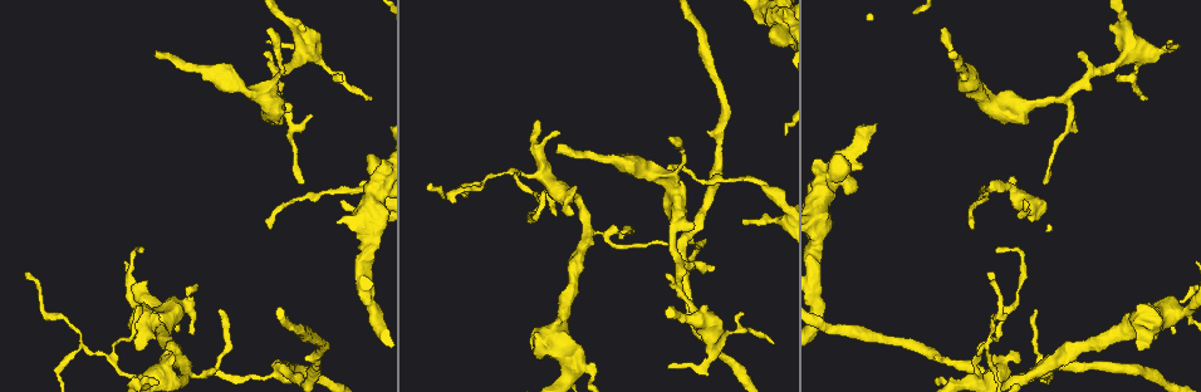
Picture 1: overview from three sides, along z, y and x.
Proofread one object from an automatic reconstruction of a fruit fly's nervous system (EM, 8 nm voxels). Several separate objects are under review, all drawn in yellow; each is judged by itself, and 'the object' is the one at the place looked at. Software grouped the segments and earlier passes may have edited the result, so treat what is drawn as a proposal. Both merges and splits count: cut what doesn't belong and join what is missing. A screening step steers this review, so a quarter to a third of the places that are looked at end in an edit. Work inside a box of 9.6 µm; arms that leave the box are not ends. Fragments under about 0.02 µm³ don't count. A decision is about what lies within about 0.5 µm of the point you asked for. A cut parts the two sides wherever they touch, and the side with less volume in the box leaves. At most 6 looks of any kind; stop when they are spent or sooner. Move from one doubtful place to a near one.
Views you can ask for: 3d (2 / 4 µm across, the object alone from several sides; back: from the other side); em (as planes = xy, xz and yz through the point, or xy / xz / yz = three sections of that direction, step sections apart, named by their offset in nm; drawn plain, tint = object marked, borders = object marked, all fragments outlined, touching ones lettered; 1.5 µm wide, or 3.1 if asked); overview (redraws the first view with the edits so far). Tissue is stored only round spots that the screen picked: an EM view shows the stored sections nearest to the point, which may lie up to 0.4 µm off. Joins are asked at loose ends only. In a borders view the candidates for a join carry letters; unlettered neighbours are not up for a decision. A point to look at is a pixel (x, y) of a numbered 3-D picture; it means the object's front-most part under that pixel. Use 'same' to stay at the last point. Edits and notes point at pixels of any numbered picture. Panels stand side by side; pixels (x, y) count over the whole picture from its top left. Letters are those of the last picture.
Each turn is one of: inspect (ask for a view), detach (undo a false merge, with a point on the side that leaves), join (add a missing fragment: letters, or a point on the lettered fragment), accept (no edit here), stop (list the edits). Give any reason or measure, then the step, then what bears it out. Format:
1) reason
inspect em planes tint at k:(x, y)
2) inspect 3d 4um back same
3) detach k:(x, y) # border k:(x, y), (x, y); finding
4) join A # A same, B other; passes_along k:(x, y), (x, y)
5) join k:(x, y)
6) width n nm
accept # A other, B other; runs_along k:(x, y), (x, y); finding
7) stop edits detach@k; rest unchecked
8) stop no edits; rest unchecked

inspect em planes tint at 1:(623, 231)

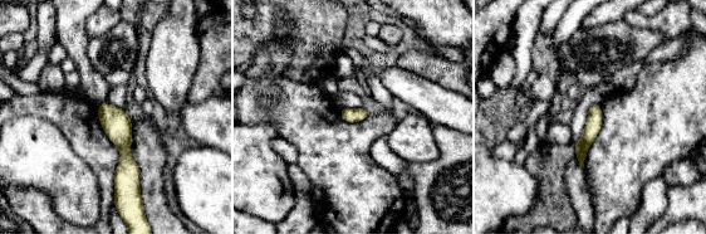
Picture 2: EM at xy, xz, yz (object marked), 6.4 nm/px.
what lies round it
inspect em planes borders same

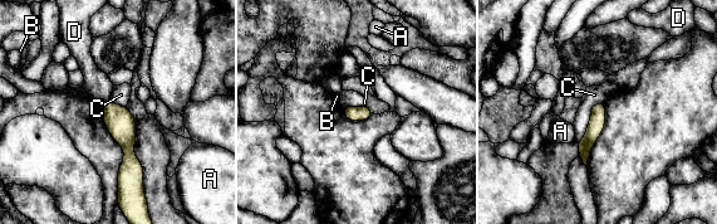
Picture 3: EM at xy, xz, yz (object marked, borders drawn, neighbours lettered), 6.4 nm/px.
width 100 nm
accept # A other, B other, C other, D other; border 3:(604, 103), (592, 108), (578, 144); no lettered fragment goes on from it

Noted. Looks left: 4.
tapers out
inspect 3d 4um at 1:(268, 228)

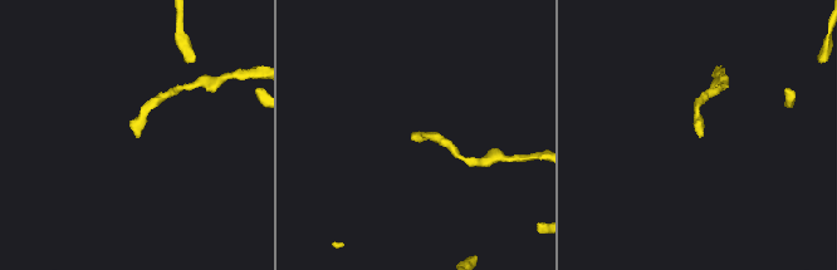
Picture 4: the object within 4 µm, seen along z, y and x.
inspect em planes borders at 4:(135, 134)

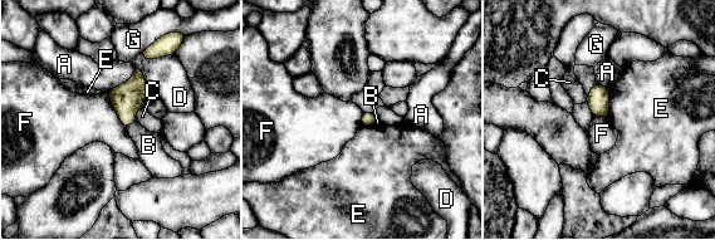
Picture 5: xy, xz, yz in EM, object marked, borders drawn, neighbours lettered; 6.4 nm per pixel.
width 90 nm; longest_contact F 260 nm
accept # A other, B other, C other, D other, E other, F other, G other; none of them fits

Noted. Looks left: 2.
sudden change in width
inspect em planes tint at 1:(684, 164)

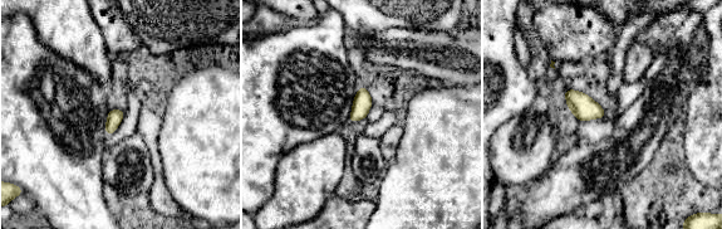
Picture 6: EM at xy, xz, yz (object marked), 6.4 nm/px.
inspect em planes borders same

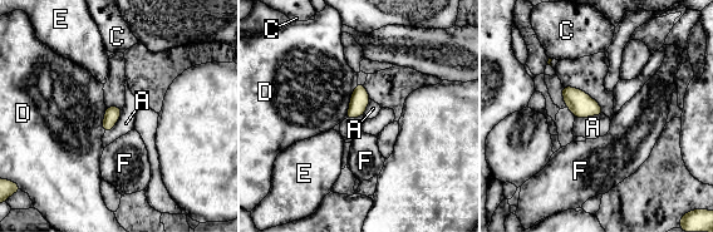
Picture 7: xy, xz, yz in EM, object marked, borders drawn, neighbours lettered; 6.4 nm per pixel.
accept # A other, C other, D other, E other, F other; border 7:(603, 113), (575, 118); all the same neuron

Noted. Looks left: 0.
stop no edits; rest unchecked

